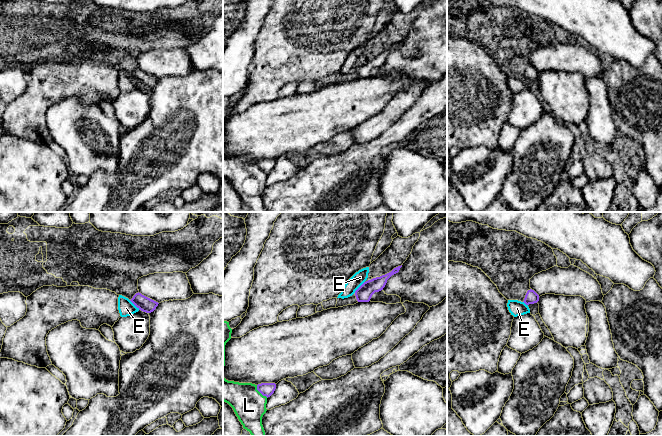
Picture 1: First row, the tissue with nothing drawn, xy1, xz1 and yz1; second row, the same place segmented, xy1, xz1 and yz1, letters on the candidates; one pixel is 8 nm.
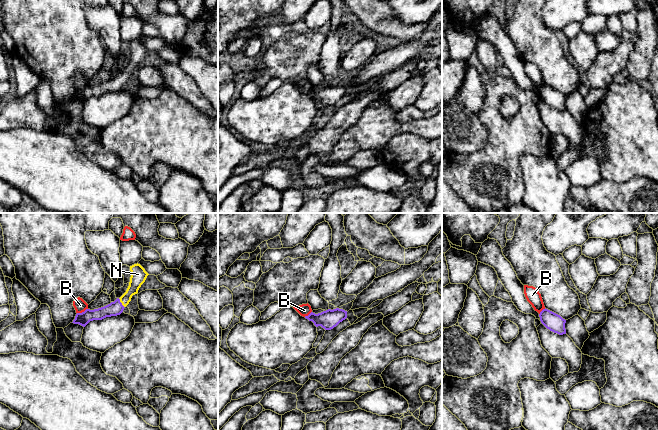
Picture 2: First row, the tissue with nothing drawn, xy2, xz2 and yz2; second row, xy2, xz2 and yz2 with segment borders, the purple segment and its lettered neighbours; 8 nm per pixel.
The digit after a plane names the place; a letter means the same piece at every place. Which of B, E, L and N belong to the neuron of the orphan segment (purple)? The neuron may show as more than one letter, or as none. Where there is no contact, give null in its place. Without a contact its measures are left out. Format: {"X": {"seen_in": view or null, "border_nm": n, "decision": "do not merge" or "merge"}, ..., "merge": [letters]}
{"B": {"seen_in": "xy2", "border_nm": 100, "decision": "do not merge"}, "E": {"seen_in": "xz1", "border_nm": 130, "decision": "do not merge"}, "L": {"seen_in": "xz1", "border_nm": 140, "decision": "do not merge"}, "N": {"seen_in": "xy2", "border_nm": 90, "decision": "merge"}, "merge": ["N"]}

